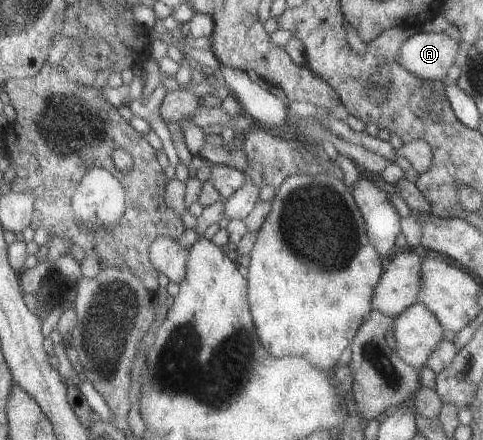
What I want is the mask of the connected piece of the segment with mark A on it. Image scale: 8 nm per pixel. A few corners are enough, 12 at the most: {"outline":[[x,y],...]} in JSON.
{"outline":[[424,27],[396,50],[396,64],[441,81],[462,45]]}

